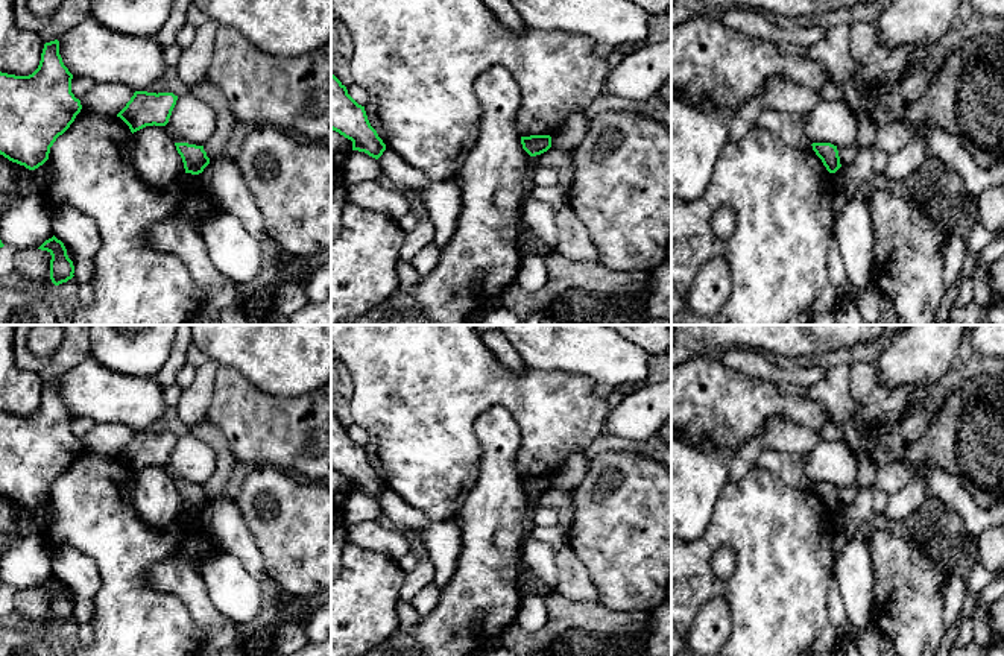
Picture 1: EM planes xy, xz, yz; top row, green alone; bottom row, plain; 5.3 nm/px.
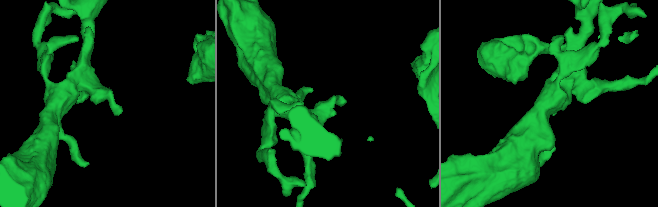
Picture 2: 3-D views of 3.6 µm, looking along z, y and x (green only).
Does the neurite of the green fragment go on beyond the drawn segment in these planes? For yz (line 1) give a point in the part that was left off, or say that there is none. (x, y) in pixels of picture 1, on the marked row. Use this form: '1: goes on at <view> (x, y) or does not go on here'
1: does not go on here

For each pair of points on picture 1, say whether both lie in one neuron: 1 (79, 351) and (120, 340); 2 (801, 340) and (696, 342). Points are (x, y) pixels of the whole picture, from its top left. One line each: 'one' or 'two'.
1: two
2: one

